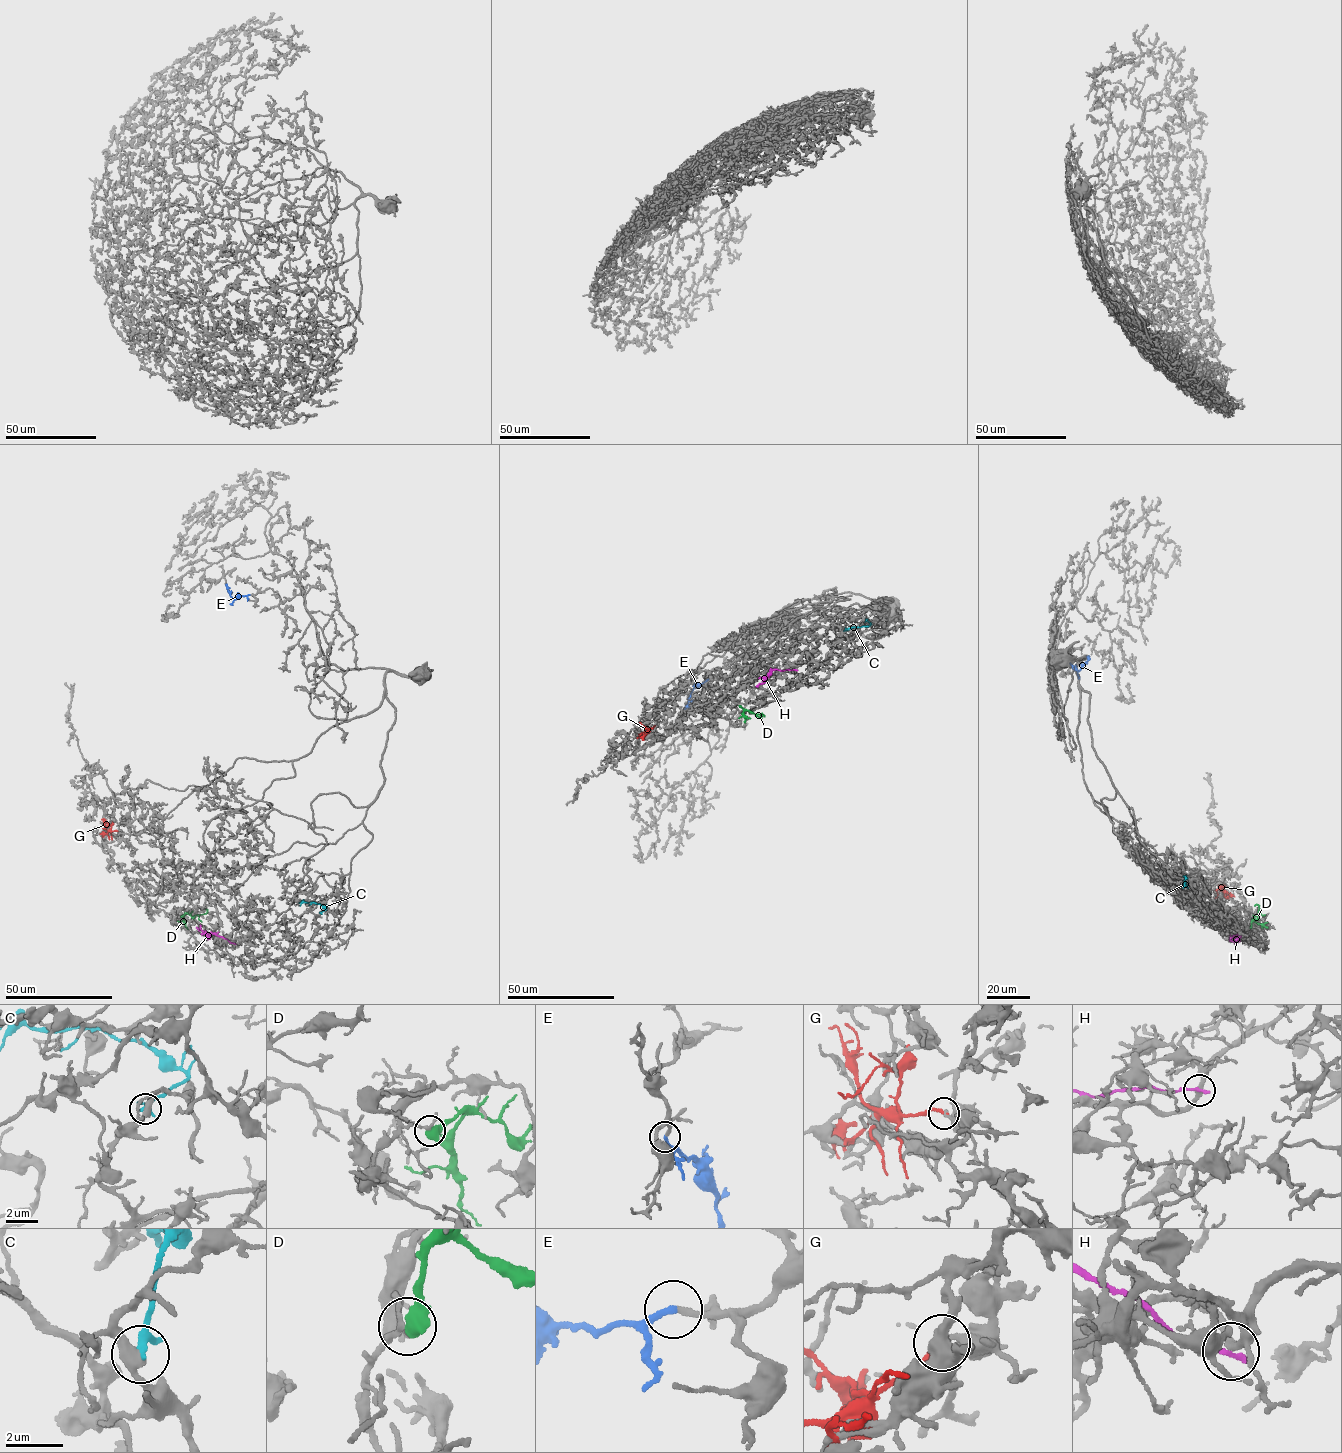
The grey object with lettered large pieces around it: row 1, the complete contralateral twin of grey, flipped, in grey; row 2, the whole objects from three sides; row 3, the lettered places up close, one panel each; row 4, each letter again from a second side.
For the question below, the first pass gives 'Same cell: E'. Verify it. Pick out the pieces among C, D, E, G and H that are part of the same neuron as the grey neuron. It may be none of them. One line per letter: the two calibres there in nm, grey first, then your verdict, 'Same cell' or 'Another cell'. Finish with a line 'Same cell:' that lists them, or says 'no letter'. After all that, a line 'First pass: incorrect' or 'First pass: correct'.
C: Thickness 380 nm (grey) against 220 nm. Another cell
D: Thickness 190 nm (grey) against 600 nm. Another cell
E: Thickness 200 nm (grey) against 240 nm. Same cell
G: Thickness 280 nm (grey) against 200 nm. Another cell
H: Thickness 240 nm (grey) against 200 nm. Another cell
Same cell: E
First pass: correct

